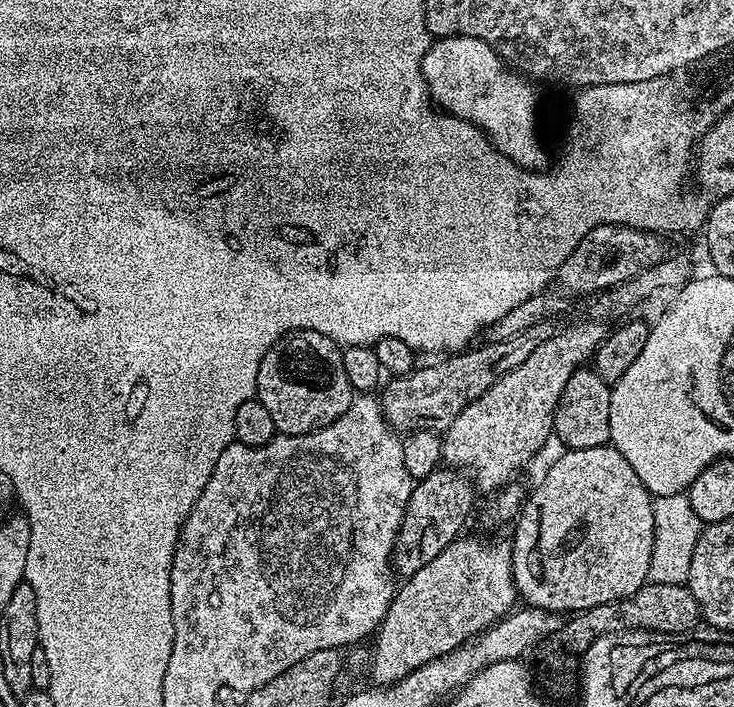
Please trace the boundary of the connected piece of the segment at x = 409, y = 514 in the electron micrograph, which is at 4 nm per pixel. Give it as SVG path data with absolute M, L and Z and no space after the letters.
M441 466L426 478L415 481L394 542L393 569L407 578L418 574L426 562L438 558L438 554L442 554L442 550L449 548L465 531L464 523L472 512L476 496L478 492L473 481L463 471L447 466Z

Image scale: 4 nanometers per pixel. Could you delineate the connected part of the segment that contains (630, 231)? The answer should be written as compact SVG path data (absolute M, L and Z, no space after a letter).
M603 224L594 226L590 234L574 246L574 254L562 262L556 272L555 283L567 295L573 298L587 298L642 274L642 270L650 270L650 266L658 266L670 255L670 248L659 232L644 232L640 228L627 228L621 224Z

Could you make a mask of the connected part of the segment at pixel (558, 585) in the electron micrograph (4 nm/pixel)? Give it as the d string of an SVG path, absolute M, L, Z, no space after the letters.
M611 446L603 448L591 448L590 450L561 451L561 456L548 468L548 473L540 480L540 485L533 492L527 493L522 507L514 521L516 529L510 533L512 541L512 573L516 583L516 591L519 599L527 607L541 608L543 612L559 612L561 614L579 614L590 610L594 606L602 606L602 602L614 602L618 598L626 598L634 594L643 584L649 583L648 570L650 558L654 550L654 506L653 495L647 486L634 474L634 466L626 462L626 458L620 451Z

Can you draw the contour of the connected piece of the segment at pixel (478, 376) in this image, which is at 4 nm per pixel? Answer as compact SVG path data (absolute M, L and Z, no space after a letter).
M543 320L538 322L538 326L530 326L530 330L522 330L522 334L514 334L514 338L506 338L506 342L484 342L481 343L481 348L469 347L447 358L437 359L440 360L437 364L428 364L425 368L417 366L404 376L389 379L378 396L380 408L384 411L384 421L397 434L421 430L443 434L450 422L454 422L454 418L458 418L458 414L462 414L462 410L470 406L470 402L482 398L482 394L486 394L486 390L490 390L490 386L494 386L498 378L510 374L510 370L518 370L518 366L522 366L522 362L526 362L526 358L530 358L530 354L534 354L534 350L542 346L542 342L549 340L556 331L558 328L553 321Z

